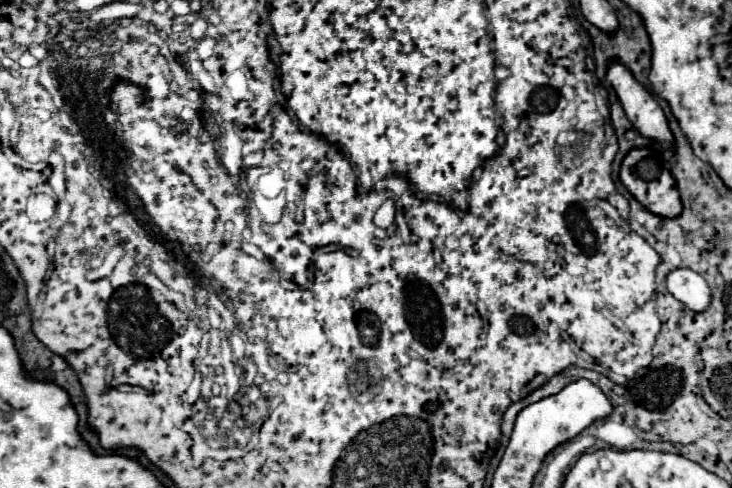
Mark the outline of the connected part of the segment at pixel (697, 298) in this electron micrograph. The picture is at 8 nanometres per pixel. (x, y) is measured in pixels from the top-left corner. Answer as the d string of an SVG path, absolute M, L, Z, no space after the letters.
M690 268L672 270L666 276L666 286L676 300L694 312L700 312L710 304L710 288L706 280Z

